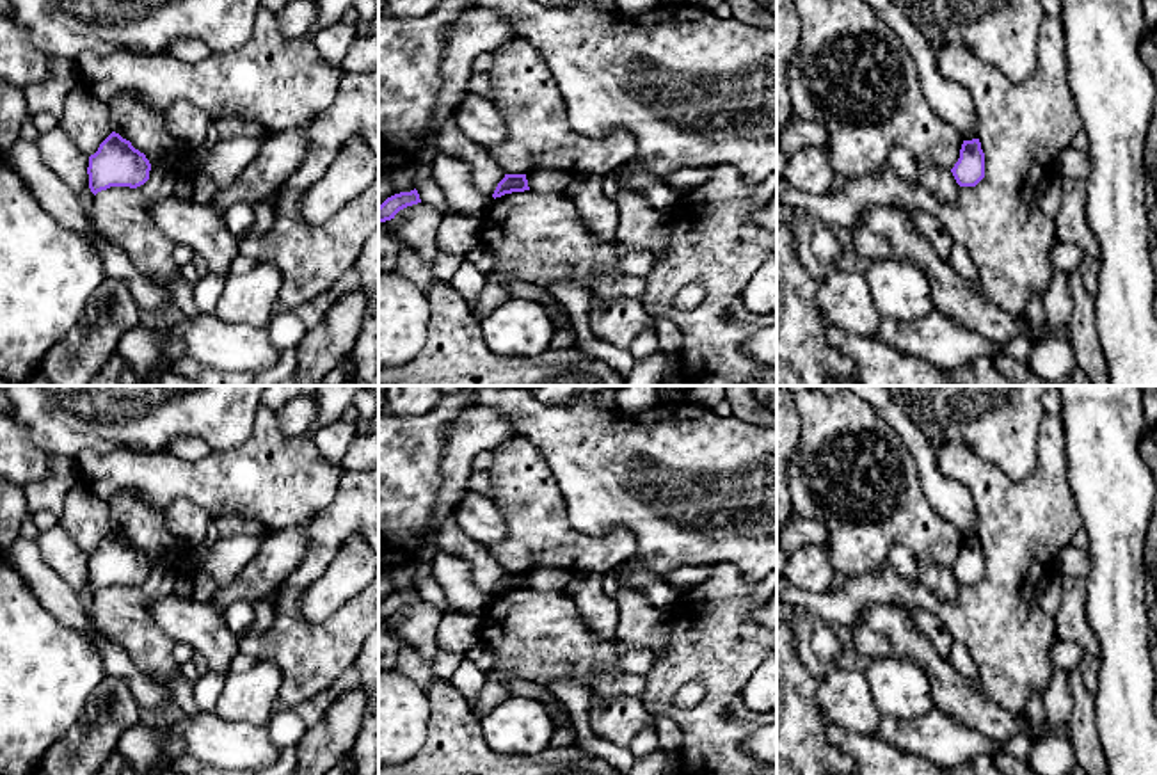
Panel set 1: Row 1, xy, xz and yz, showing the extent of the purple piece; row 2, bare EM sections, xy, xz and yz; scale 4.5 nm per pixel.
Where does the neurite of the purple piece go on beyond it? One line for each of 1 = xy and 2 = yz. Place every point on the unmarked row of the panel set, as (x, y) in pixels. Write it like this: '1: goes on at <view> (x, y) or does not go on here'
1: does not go on here
2: does not go on here

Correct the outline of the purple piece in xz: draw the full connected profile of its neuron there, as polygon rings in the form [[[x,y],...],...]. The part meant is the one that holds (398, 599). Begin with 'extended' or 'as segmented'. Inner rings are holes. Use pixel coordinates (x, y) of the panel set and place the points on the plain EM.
as segmented | [[[418,588],[411,590],[400,590],[391,595],[387,595],[380,604],[379,604],[379,622],[395,617],[395,613],[412,603],[421,601]]]

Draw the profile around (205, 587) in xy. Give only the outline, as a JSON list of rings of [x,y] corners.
[[[199,569],[194,578],[192,599],[195,599],[199,603],[211,603],[217,588],[219,587],[217,587],[215,579]]]

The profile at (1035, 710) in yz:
[[[1033,693],[1025,704],[1024,715],[1031,723],[1040,725],[1047,720],[1047,711],[1043,704],[1043,697],[1040,693]]]

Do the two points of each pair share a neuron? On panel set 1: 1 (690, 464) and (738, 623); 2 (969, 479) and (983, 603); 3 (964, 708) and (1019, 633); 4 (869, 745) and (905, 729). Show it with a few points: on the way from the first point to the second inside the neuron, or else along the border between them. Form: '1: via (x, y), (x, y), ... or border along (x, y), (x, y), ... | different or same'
1: border along (713, 564), (733, 564), (750, 582), (758, 583) | different
2: via (999, 509), (999, 573) | same
3: border along (978, 683), (996, 703), (1012, 713) | different
4: border along (873, 736), (919, 756) | different

